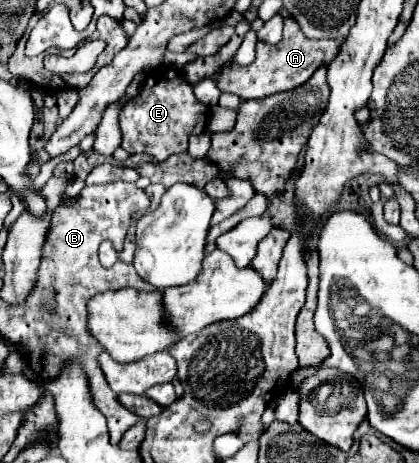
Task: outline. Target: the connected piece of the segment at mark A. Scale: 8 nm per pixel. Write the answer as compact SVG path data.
M285 18L285 28L283 28L283 40L277 46L267 46L257 42L257 56L255 62L251 62L249 66L239 66L239 64L231 64L227 68L223 68L219 72L219 88L221 92L233 92L241 98L253 98L253 100L261 100L279 92L287 92L293 90L301 84L305 84L313 72L321 66L329 66L329 62L333 62L333 58L337 56L337 50L341 48L341 42L345 42L345 38L331 38L331 40L309 40L297 22L293 18Z

